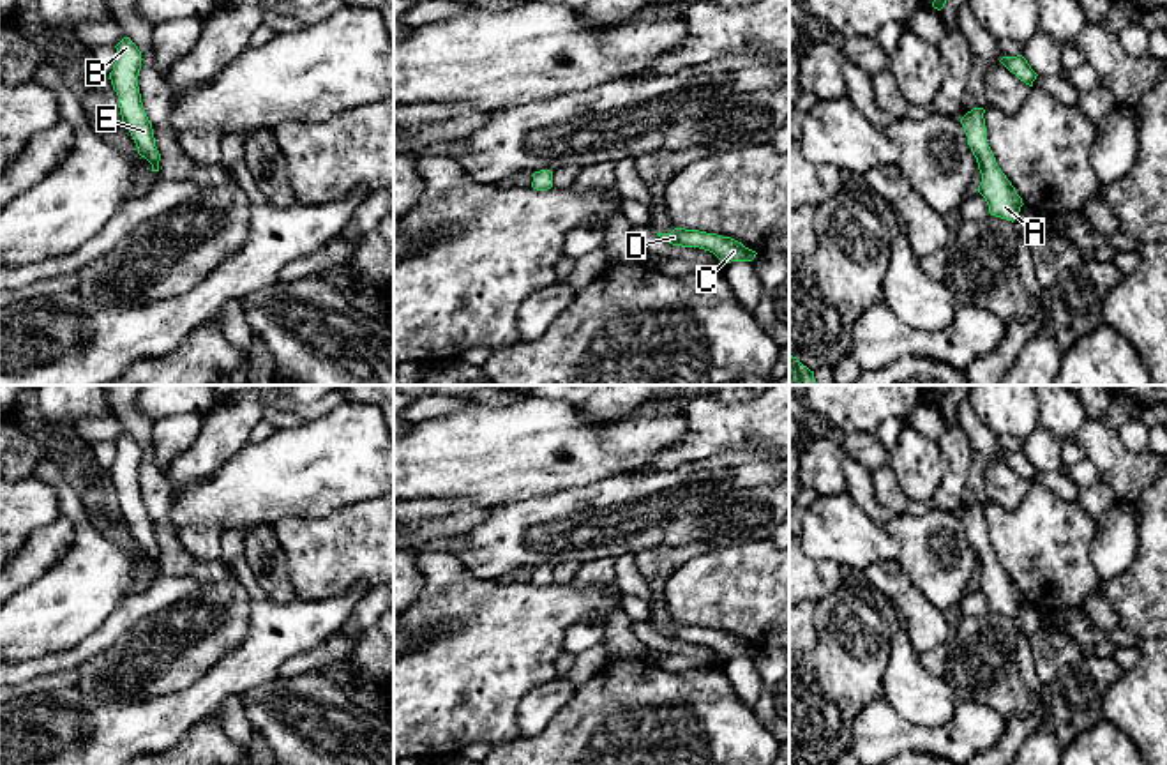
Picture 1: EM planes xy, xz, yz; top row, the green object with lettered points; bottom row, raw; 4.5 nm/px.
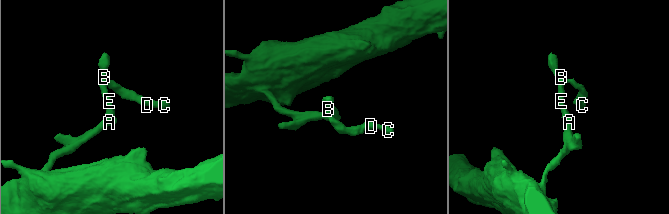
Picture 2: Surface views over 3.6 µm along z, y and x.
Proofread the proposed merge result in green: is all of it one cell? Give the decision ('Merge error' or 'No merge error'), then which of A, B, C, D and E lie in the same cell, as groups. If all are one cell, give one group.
No merge error. Groups: A B C D E

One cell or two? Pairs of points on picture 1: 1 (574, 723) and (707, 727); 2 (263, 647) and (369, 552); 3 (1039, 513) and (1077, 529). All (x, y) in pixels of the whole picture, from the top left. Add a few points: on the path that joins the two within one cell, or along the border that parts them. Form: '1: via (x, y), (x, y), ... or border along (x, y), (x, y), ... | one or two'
1: via (608, 723), (662, 723), (673, 727) | one
2: border along (357, 589), (323, 599), (297, 601) | two
3: via (1047, 522), (1054, 529), (1069, 529) | one

